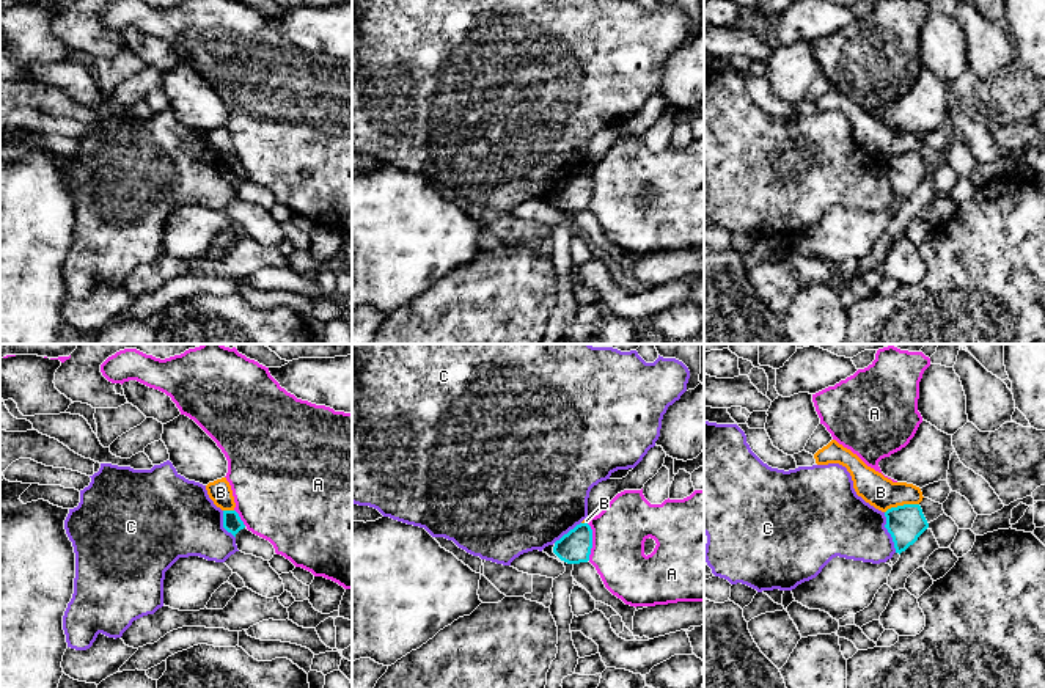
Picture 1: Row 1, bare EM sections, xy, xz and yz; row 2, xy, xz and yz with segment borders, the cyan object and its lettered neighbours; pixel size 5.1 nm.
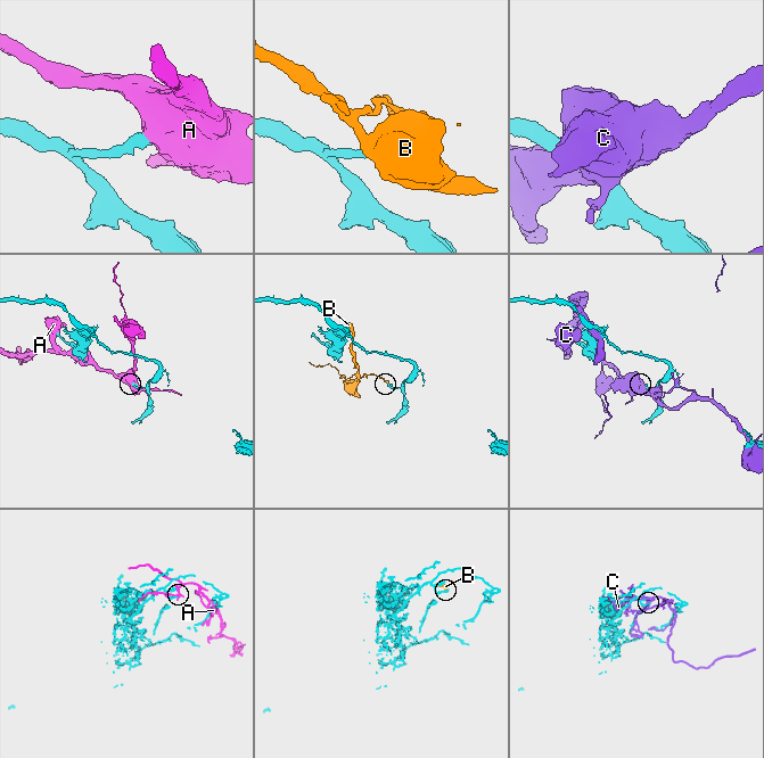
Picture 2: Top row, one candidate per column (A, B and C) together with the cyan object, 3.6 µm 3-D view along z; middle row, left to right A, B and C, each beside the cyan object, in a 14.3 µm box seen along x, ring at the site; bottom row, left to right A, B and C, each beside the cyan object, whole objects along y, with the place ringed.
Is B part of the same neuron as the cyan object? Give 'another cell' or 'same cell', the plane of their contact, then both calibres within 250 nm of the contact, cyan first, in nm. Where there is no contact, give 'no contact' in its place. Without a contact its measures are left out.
another cell; contact in yz; calibres 190 and 160 nm

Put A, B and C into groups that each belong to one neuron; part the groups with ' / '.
A / B / C

